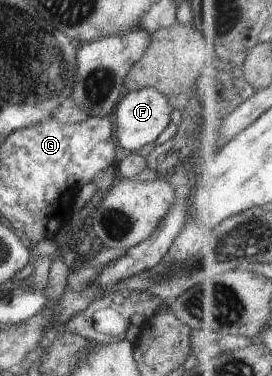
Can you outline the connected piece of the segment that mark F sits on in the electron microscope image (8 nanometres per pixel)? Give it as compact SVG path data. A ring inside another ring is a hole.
M154 88L125 91L114 106L114 138L120 154L136 152L144 145L155 141L170 121L173 107L168 105L167 97Z

